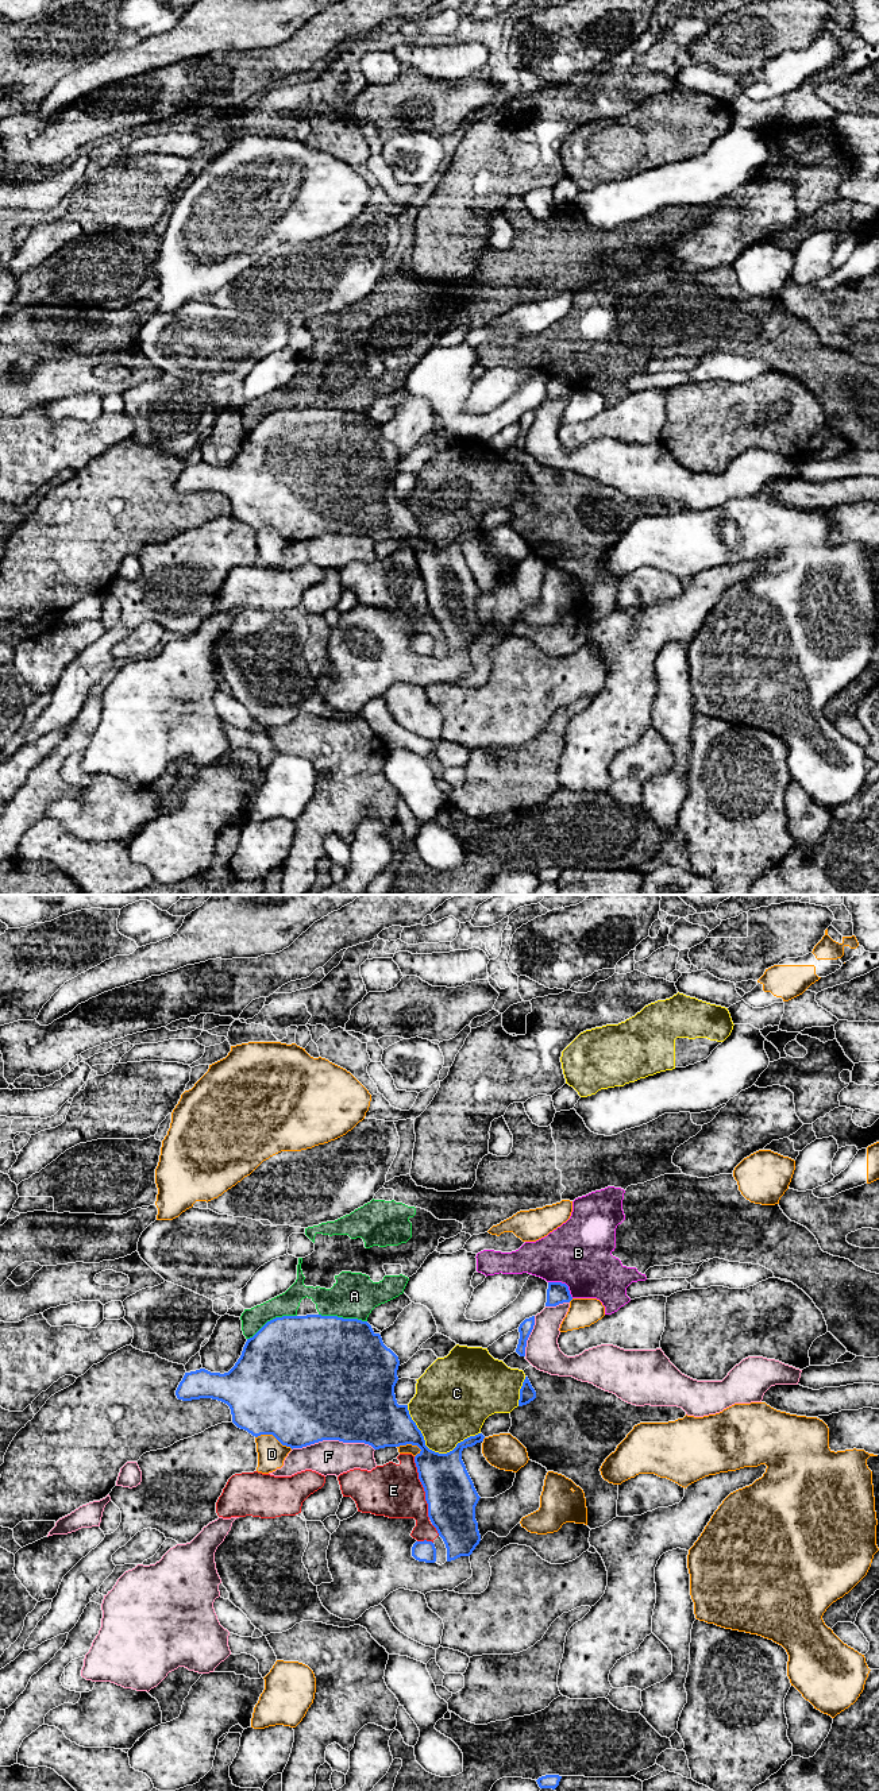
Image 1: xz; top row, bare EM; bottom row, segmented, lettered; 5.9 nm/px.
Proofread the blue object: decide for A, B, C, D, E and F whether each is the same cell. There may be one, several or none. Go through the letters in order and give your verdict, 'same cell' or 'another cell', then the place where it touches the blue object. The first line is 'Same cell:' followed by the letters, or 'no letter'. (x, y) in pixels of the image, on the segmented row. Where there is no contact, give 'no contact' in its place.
Same cell: no letter
A: another cell; contact xz (273, 1319)
B: another cell; contact xz (563, 1284)
C: another cell; contact xz (434, 1451)
D: another cell; contact xz (274, 1436)
E: another cell; contact xz (423, 1486)
F: another cell; contact xz (332, 1439)

